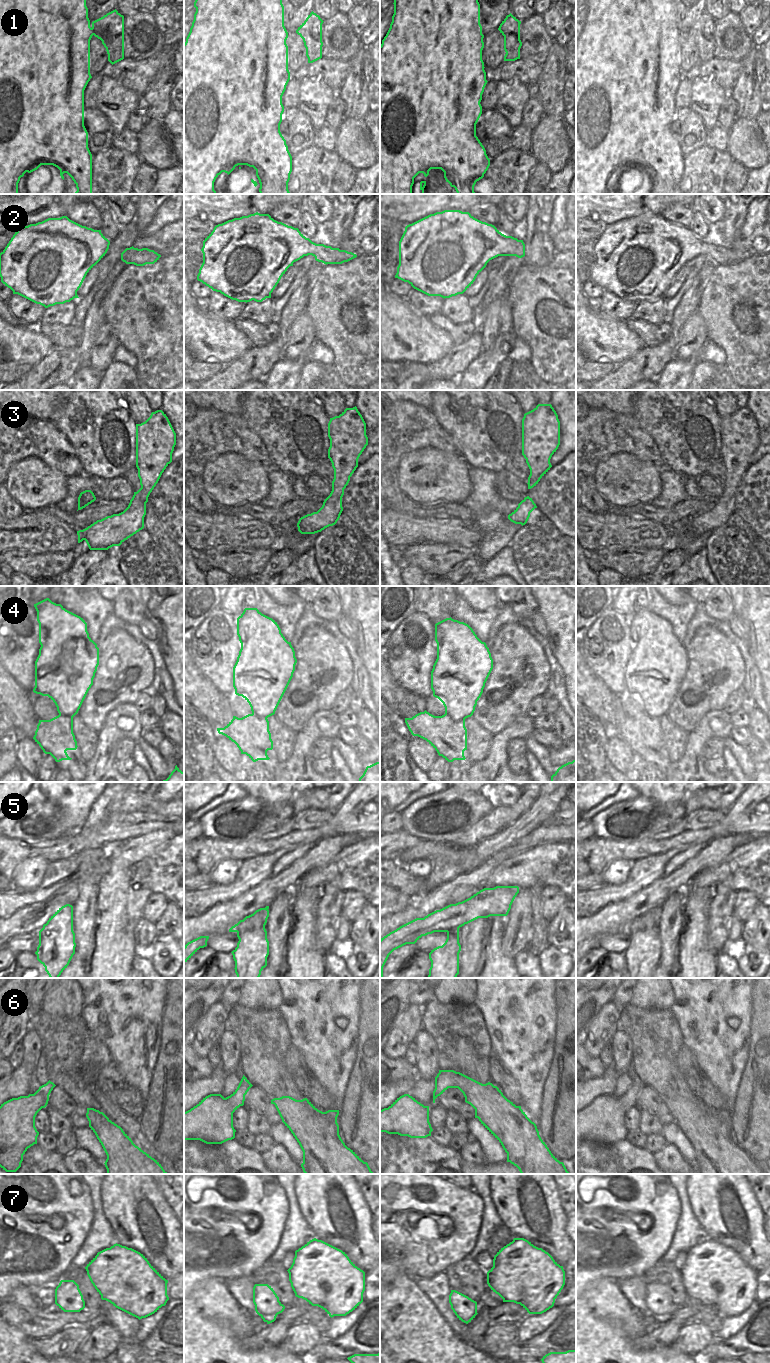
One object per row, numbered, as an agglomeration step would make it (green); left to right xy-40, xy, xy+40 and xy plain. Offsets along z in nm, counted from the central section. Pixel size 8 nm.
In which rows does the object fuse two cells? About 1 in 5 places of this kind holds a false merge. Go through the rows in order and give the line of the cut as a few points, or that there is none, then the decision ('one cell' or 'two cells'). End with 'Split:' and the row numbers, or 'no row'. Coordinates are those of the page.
1: xy-40 (102, 40), (118, 39), (120, 44) | two cells
2: no cut | one cell
3: no cut | one cell
4: no cut | one cell
5: xy (267, 908), (255, 911), (249, 915), (242, 921), (237, 932) | two cells
6: no cut | one cell
7: no cut | one cell
Split: 1, 5

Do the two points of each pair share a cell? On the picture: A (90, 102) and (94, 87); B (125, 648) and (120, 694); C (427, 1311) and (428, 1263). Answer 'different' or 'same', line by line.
A: same
B: same
C: different

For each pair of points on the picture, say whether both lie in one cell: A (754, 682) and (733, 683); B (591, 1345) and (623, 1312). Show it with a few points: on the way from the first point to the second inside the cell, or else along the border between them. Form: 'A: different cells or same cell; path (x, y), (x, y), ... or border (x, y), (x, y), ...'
A: different cells; border (743, 659), (744, 678), (739, 690)
B: same cell; path (591, 1334), (591, 1331), (612, 1312)

